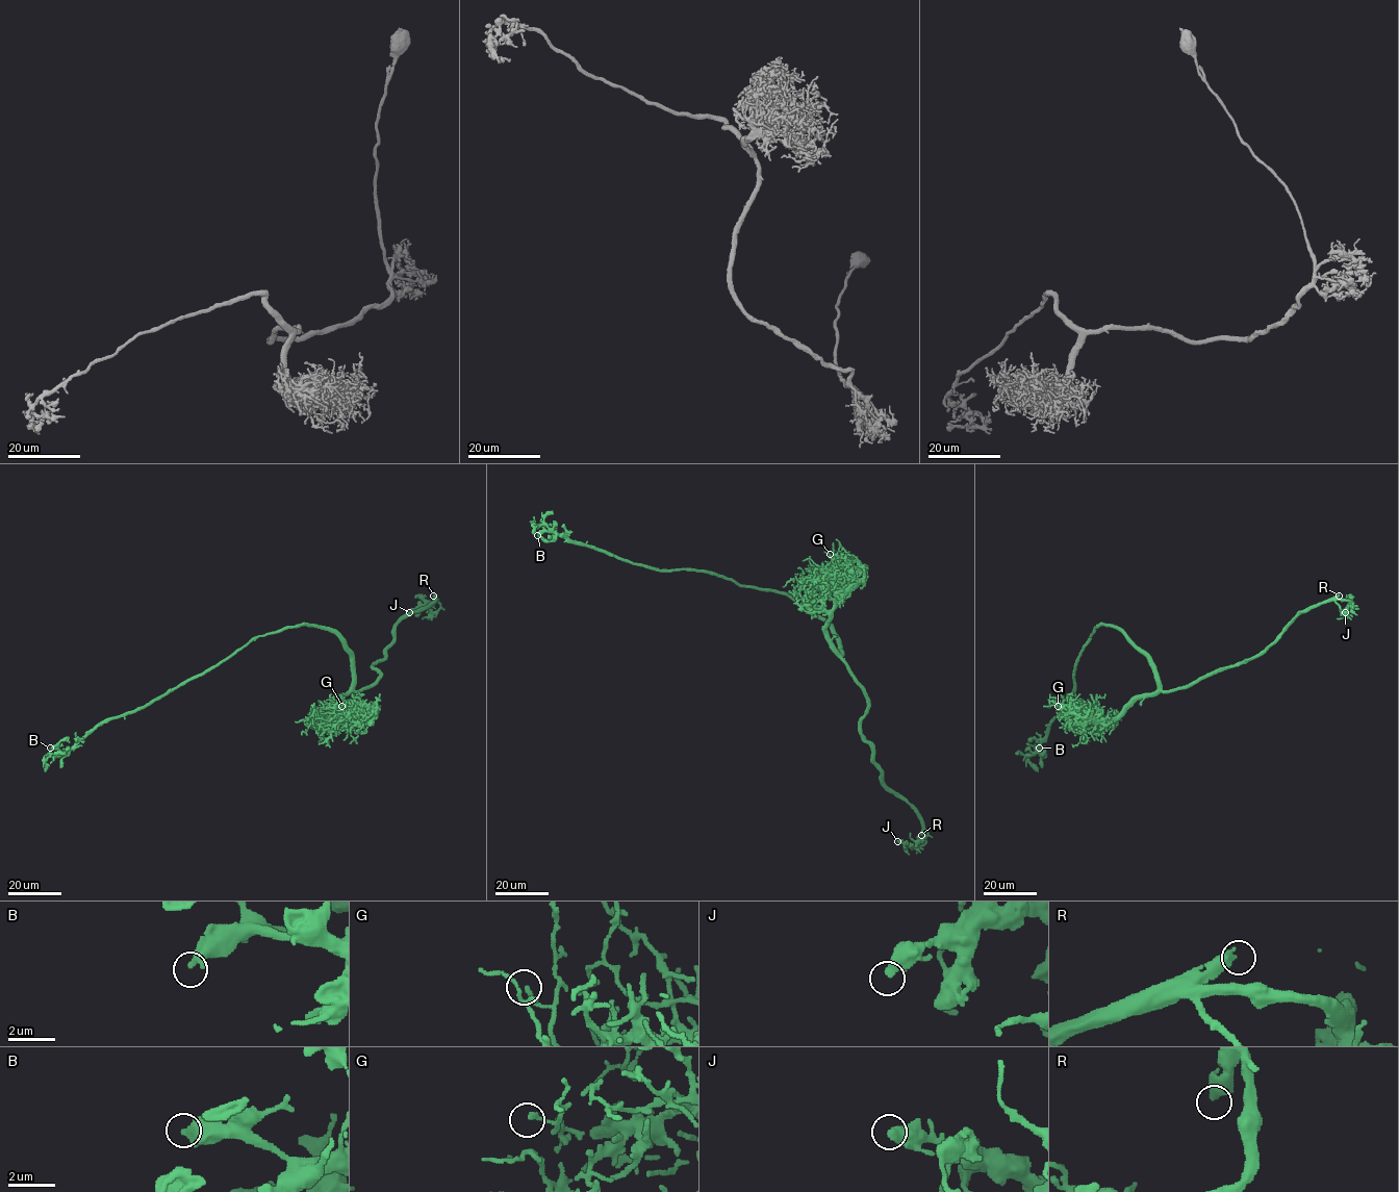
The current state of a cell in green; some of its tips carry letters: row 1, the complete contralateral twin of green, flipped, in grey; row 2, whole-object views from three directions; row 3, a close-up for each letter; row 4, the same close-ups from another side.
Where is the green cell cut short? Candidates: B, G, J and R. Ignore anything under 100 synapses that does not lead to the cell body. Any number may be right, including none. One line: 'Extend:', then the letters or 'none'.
Extend: R

